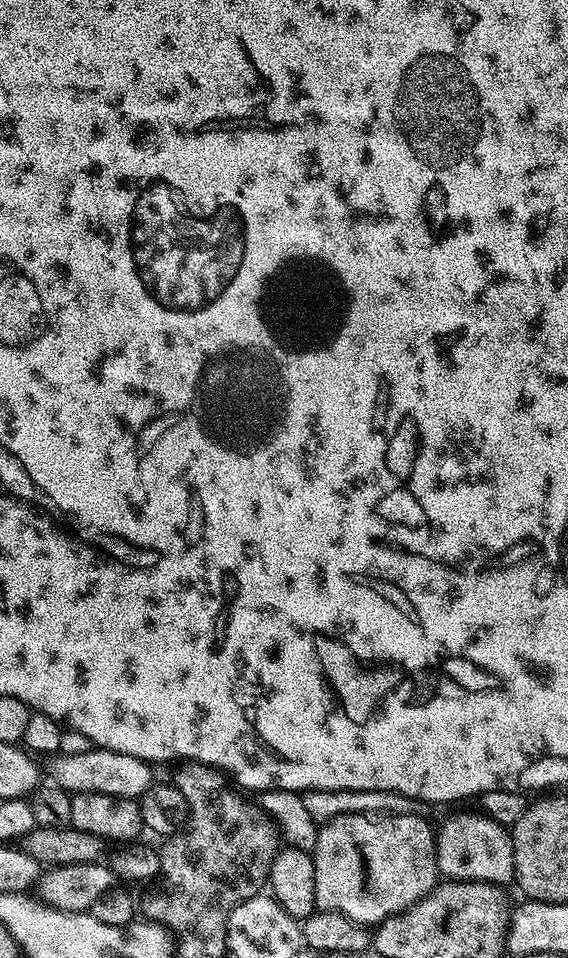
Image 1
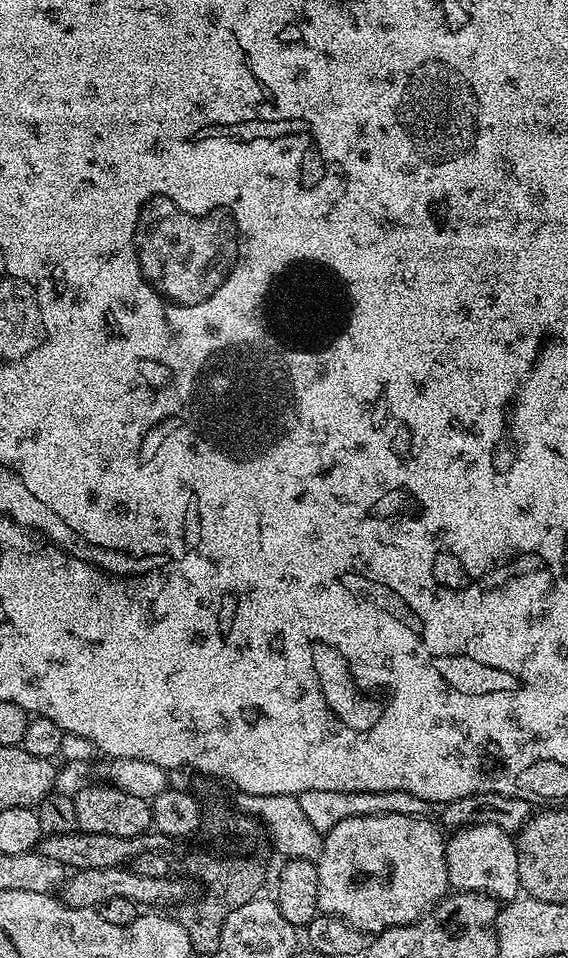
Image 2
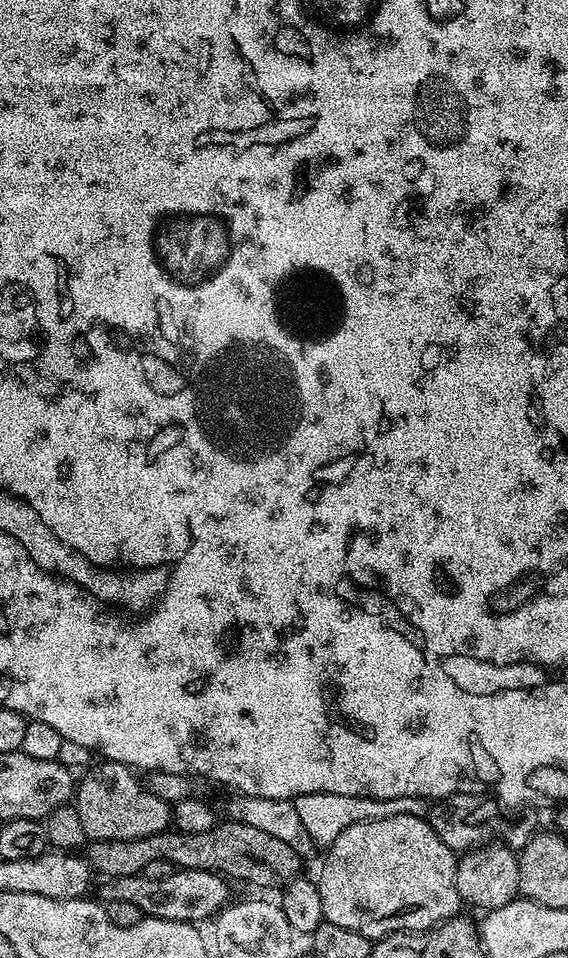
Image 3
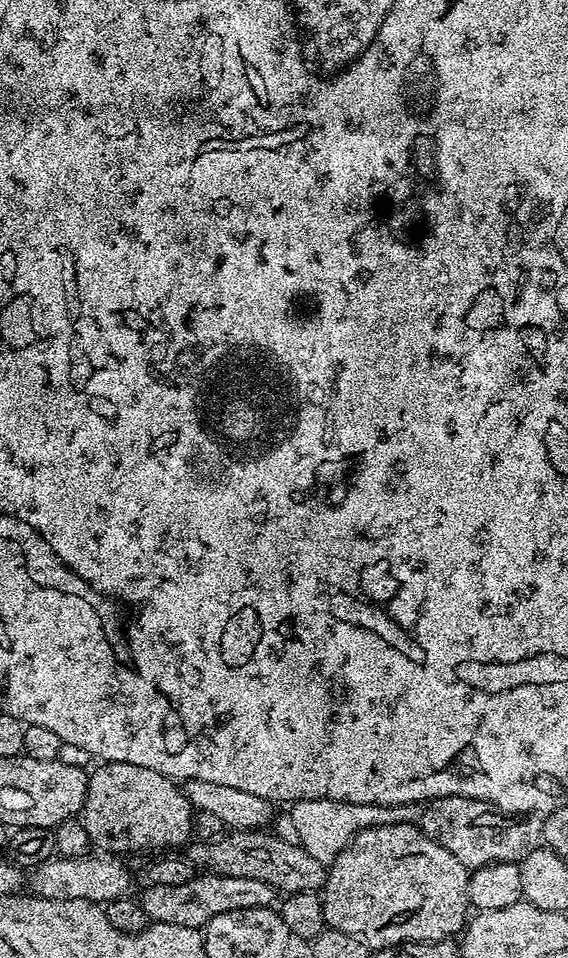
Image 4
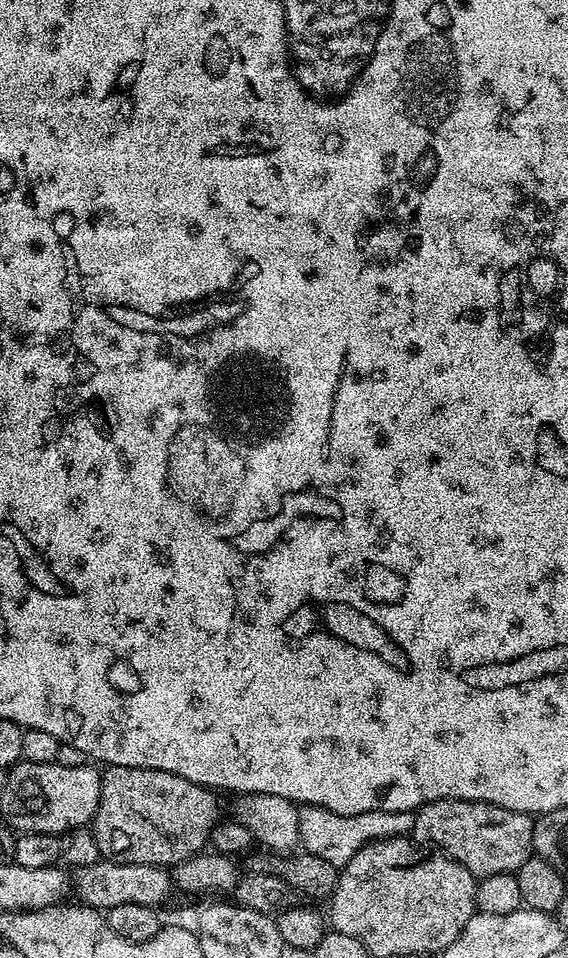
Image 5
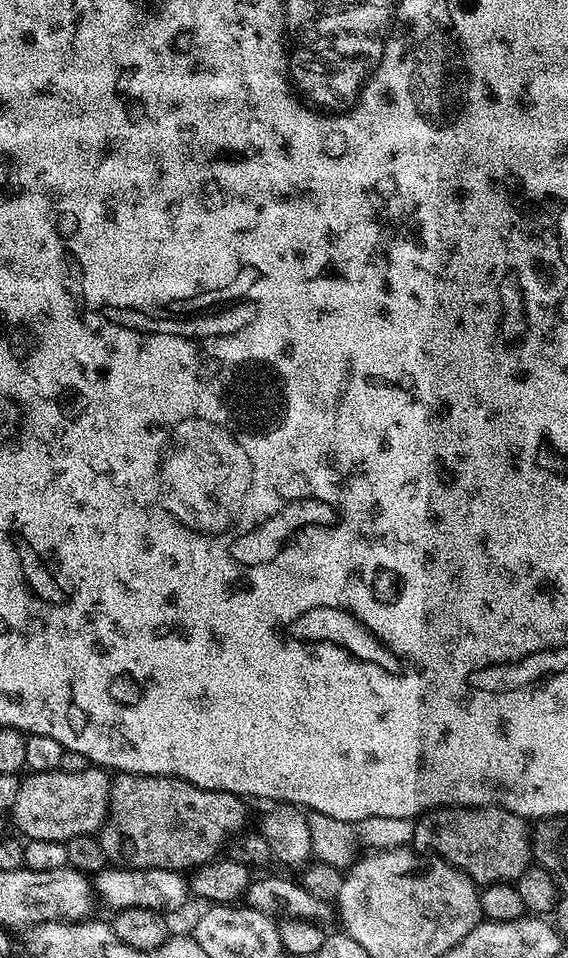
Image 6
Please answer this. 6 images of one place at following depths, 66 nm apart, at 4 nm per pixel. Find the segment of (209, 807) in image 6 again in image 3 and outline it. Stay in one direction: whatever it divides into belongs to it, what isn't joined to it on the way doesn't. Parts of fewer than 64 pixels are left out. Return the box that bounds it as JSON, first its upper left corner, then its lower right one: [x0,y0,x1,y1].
[74,759,173,841]

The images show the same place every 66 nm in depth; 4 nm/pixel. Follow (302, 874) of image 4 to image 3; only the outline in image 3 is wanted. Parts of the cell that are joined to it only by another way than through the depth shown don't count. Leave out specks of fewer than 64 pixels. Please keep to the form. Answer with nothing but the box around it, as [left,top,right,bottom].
[86,819,302,889]

